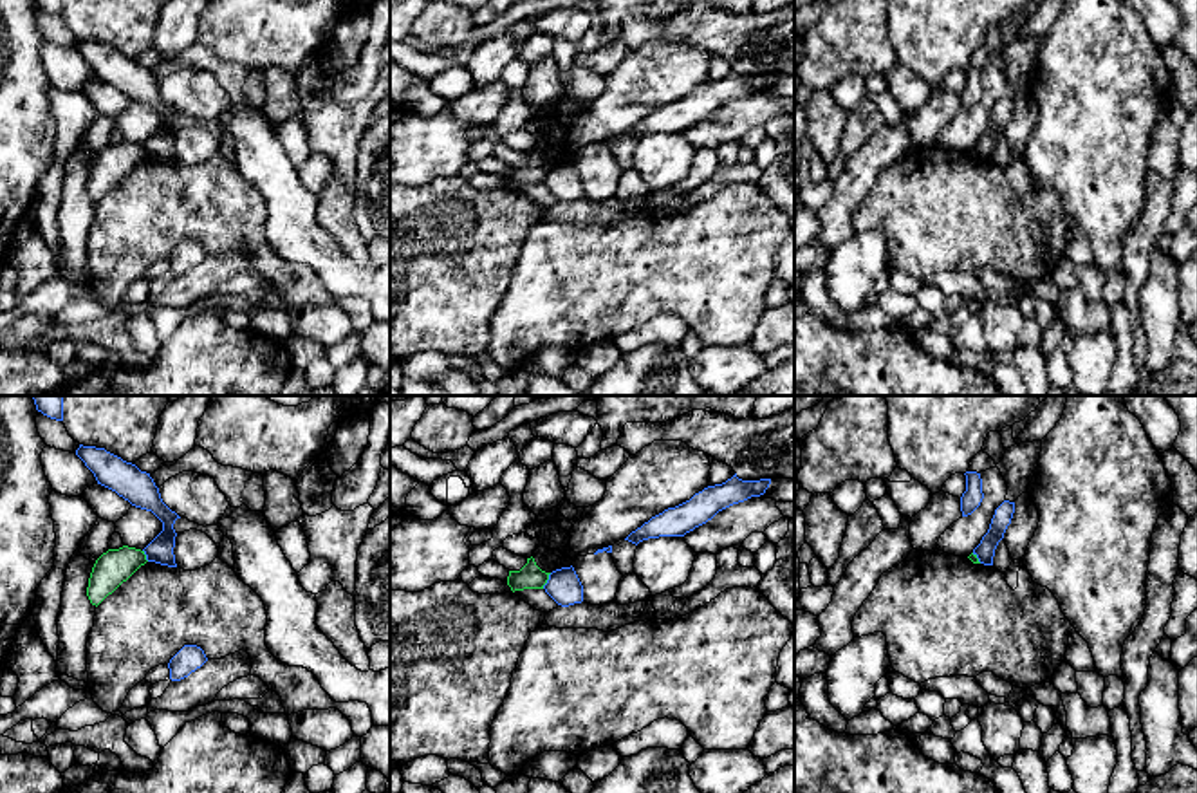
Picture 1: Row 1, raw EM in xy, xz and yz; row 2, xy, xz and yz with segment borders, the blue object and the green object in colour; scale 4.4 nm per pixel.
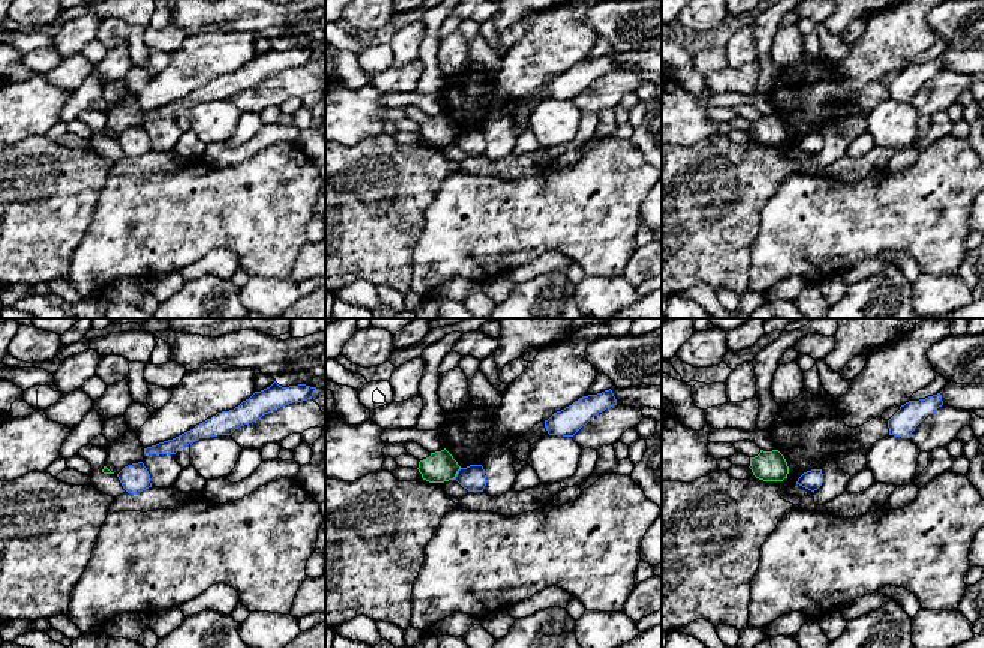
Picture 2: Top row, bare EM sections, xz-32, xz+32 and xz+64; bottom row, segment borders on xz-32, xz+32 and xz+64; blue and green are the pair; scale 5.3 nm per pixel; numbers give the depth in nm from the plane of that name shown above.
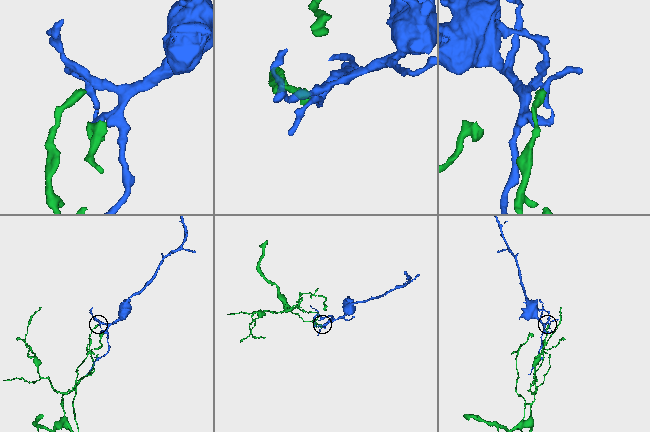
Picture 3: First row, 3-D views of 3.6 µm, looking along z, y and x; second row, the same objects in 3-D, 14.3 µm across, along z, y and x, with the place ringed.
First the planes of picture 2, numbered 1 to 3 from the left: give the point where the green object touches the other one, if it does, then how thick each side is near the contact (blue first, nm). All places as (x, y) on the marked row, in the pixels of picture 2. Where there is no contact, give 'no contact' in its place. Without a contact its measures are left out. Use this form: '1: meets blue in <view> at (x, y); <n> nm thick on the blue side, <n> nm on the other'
1: no contact
2: meets blue in xz+32 at (456, 474); 140 nm thick on the blue side, 170 nm on the other
3: no contact

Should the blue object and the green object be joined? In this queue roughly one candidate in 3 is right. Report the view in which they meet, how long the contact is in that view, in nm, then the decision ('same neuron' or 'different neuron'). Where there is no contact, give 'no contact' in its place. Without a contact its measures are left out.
xz | 80 nm | different neuron

